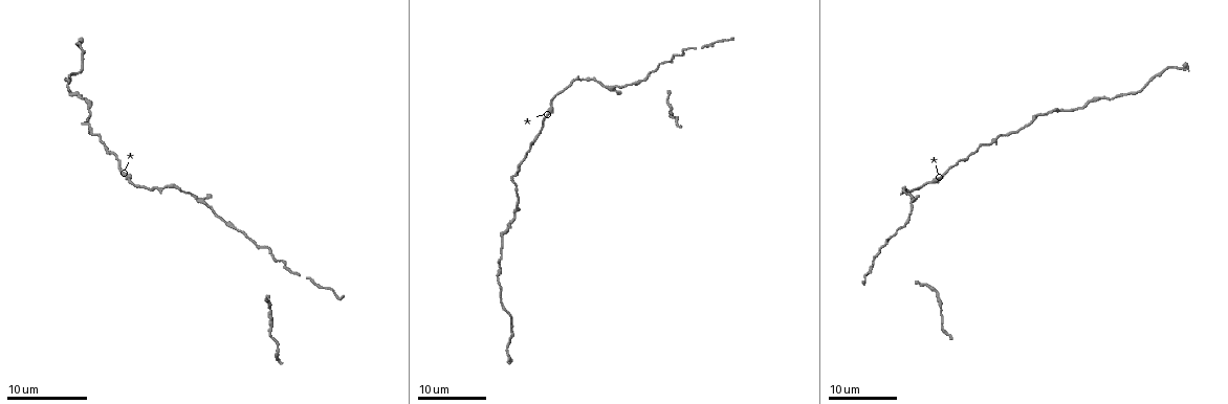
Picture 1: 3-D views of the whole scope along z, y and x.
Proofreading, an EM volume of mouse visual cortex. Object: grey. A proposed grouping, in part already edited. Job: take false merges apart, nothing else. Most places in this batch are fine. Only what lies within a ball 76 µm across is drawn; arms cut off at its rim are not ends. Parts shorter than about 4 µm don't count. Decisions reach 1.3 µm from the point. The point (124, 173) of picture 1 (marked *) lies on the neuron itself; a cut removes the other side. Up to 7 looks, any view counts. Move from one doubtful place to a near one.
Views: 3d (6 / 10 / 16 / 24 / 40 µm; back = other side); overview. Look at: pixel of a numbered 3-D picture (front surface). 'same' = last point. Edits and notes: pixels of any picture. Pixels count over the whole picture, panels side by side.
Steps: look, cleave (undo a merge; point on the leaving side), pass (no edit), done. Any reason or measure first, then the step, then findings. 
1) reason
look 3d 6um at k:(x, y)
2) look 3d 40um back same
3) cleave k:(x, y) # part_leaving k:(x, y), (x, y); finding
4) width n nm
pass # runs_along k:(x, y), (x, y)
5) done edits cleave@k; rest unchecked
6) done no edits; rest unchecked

look 3d 16um at 1:(1000, 135)

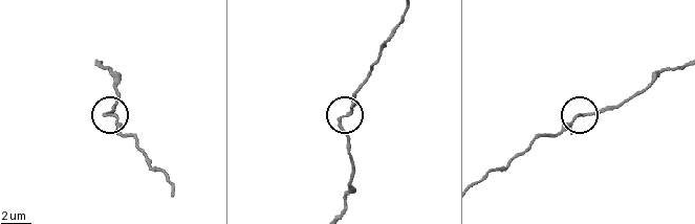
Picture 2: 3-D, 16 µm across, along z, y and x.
look 3d 10um at 2:(114, 115)

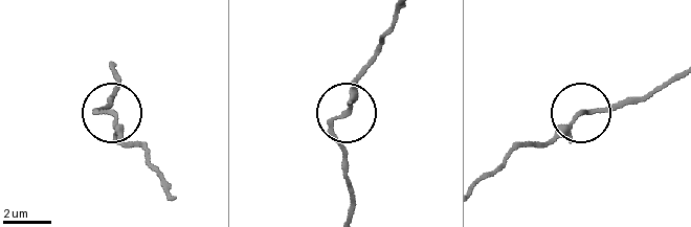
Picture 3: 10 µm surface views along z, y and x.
look 3d 10um back at 3:(581, 111)

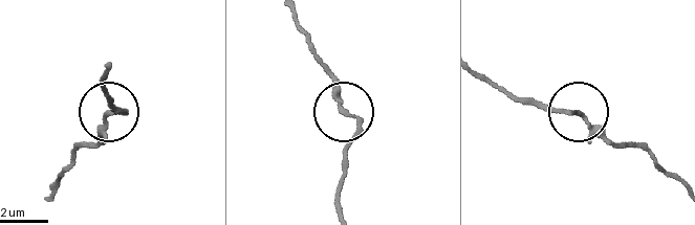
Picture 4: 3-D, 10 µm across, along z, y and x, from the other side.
width 140 nm
pass # runs_along 4:(678, 181), (654, 157), (612, 141), (573, 109), (518, 103); continuous, no second neuron

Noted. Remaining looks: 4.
thin arm on a thick one
look 3d 16um at 1:(206, 204)

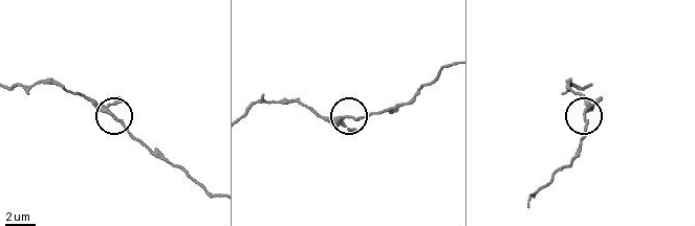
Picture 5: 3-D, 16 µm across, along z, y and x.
zoom in
look 3d 10um at 5:(115, 118)

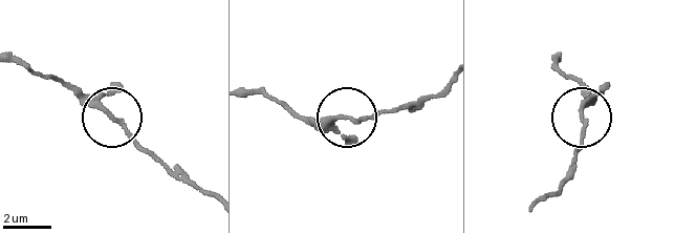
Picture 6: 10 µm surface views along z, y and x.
look 3d 6um at 6:(582, 111)

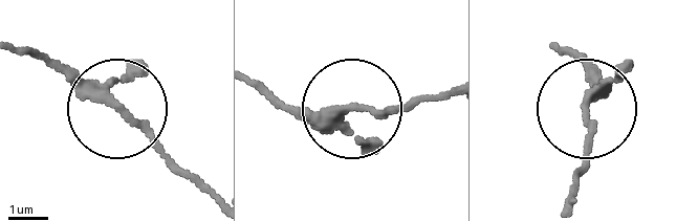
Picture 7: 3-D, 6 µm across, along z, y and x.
pass # runs_along 7:(24, 49), (134, 123), (201, 190); all the same neuron

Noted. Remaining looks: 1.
done no edits; rest unchecked

